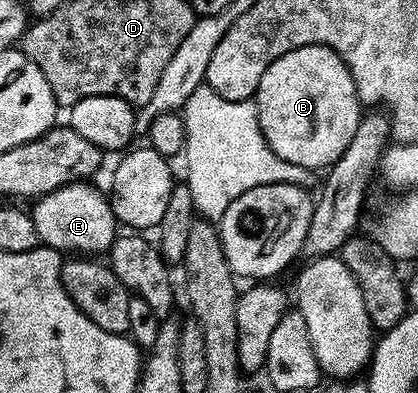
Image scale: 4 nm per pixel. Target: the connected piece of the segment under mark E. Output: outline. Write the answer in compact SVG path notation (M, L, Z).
M91 182L66 184L49 194L38 197L29 211L33 226L37 226L40 245L62 254L106 253L117 235L117 217L111 209L111 201L94 188Z

